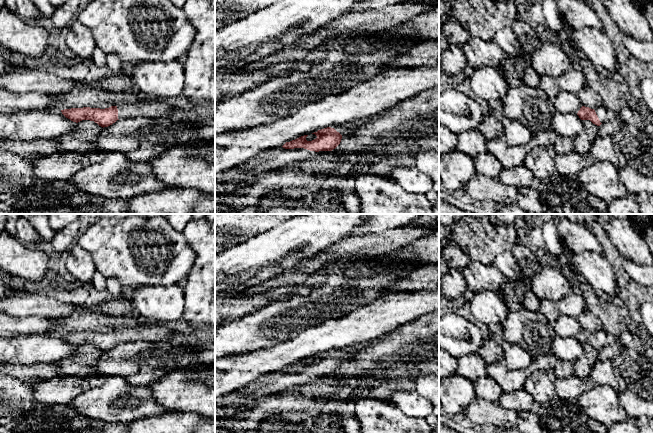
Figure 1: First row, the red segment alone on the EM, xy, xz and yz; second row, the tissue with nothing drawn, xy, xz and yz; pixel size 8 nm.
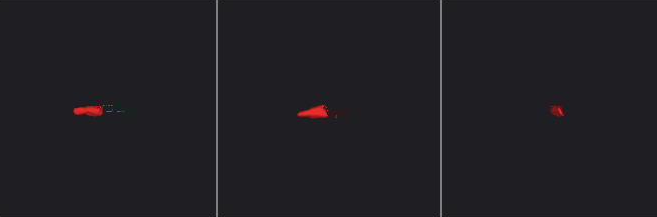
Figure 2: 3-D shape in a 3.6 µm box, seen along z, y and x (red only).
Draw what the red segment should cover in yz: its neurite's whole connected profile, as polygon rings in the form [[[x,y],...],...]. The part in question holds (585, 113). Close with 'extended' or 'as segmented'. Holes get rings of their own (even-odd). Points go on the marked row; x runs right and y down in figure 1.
[[[601,105],[595,109],[582,106],[577,115],[581,120],[590,120],[593,124],[600,126],[608,121],[612,114]]] | extended

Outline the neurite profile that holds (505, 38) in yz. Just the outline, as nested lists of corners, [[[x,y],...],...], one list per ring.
[[[510,26],[496,32],[493,41],[499,45],[504,53],[519,56],[524,51],[519,39],[515,36]]]

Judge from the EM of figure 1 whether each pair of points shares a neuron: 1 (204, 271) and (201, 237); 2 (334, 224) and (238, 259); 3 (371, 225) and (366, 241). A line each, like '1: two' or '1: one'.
1: one
2: one
3: two

